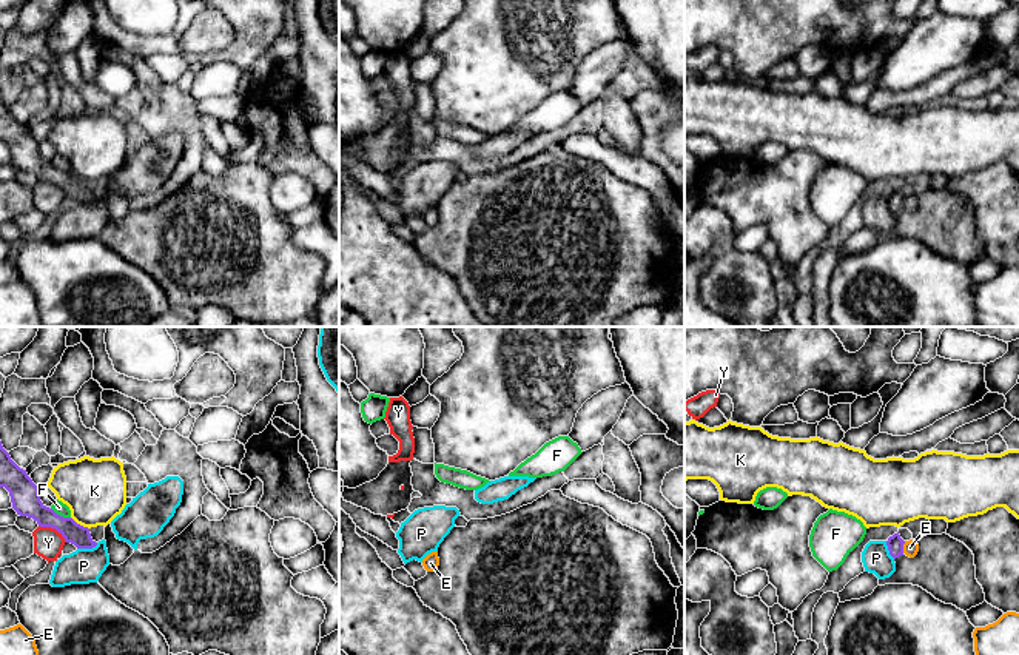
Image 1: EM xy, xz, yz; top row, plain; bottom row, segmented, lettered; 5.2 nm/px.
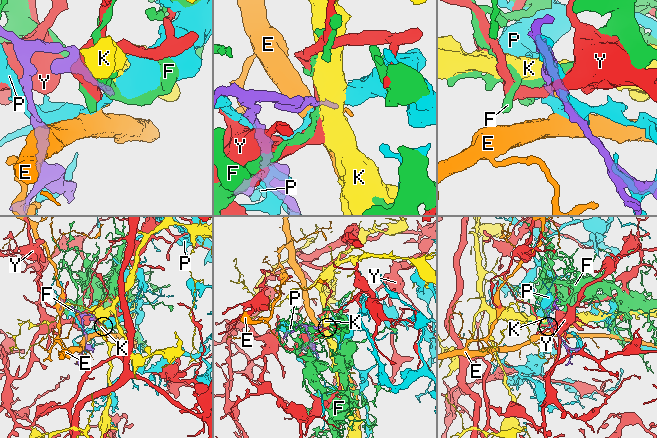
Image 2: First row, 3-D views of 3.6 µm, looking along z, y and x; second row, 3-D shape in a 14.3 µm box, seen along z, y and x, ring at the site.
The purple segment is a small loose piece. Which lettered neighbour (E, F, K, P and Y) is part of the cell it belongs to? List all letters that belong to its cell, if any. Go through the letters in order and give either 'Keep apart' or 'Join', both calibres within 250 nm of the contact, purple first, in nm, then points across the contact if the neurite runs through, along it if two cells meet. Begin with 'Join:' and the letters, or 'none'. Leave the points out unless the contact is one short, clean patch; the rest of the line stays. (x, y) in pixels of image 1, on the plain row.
Join: none
E: Keep apart. Thickness 90 nm (purple) against 80 nm. Boundary: yz (905, 196), (902, 207)
F: Keep apart. Thickness 150 nm (purple) against 70 nm
K: Keep apart. Thickness 110 nm (purple) against 320 nm. Boundary: xy (71, 171), (88, 184)
P: Keep apart. Thickness 110 nm (purple) against 190 nm
Y: Keep apart. Thickness 150 nm (purple) against 160 nm. Boundary: xy (39, 179), (53, 182), (67, 196)

